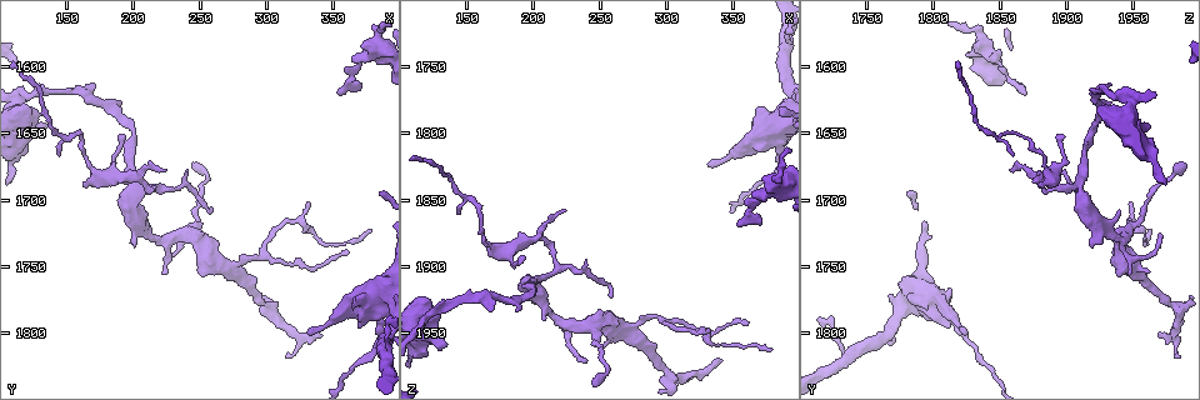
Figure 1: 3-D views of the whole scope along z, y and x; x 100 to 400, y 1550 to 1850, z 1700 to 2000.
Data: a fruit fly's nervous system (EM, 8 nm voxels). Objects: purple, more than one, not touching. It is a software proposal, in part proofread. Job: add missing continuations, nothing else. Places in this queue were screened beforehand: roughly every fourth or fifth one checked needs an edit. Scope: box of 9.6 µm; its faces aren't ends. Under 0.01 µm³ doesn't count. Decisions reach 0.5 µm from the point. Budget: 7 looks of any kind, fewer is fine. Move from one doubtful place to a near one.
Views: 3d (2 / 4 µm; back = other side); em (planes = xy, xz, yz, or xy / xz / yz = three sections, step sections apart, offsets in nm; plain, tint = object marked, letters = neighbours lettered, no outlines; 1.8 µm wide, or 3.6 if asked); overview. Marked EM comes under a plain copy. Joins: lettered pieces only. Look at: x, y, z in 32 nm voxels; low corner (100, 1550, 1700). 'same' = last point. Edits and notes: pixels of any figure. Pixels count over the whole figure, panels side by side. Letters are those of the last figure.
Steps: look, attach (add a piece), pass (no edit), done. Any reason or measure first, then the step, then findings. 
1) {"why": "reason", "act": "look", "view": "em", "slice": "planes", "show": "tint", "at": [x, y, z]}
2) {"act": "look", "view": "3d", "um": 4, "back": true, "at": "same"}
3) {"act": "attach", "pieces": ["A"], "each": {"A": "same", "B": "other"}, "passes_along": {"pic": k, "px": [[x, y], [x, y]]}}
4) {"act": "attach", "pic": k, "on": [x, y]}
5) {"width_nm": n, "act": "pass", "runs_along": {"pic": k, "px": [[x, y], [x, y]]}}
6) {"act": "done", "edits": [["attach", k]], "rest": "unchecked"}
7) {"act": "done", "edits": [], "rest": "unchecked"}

{"why": "thin end", "act": "look", "view": "em", "slice": "xz", "step": 4, "show": "letters", "at": [358, 1620, 1868]}

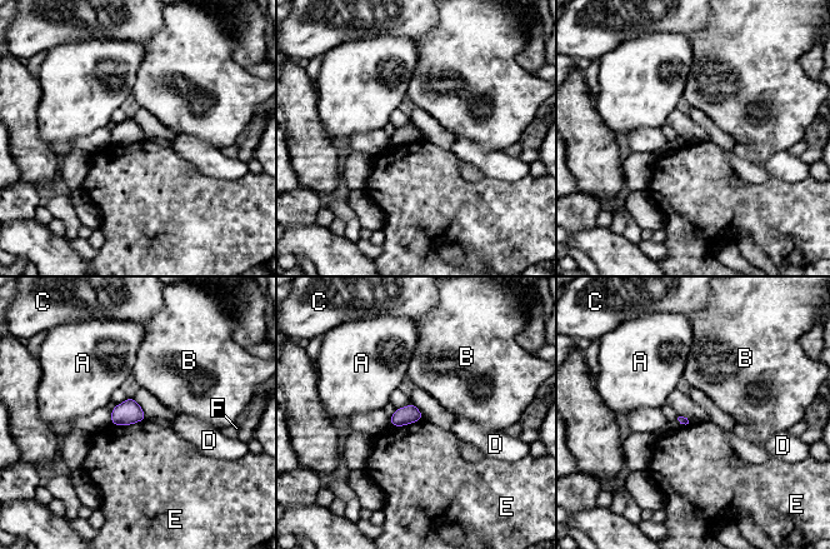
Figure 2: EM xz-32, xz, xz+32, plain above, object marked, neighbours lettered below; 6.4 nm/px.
{"why": "another direction", "act": "look", "view": "em", "slice": "planes", "show": "letters", "at": "same"}

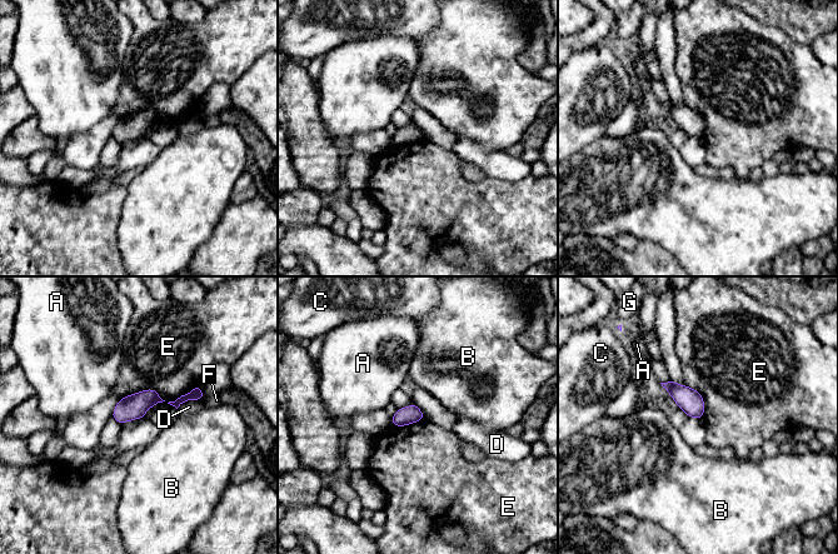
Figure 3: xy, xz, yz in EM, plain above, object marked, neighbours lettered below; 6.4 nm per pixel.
{"act": "pass", "each": {"A": "other", "B": "other", "C": "other", "D": "other", "E": "other", "F": "other", "G": "other"}, "border": {"pic": 3, "px": [[123, 397], [154, 389], [165, 400]]}, "found": "none of them fits"}

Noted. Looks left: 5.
{"why": "free end", "act": "look", "view": "3d", "um": 4, "at": [332, 1800, 1826]}

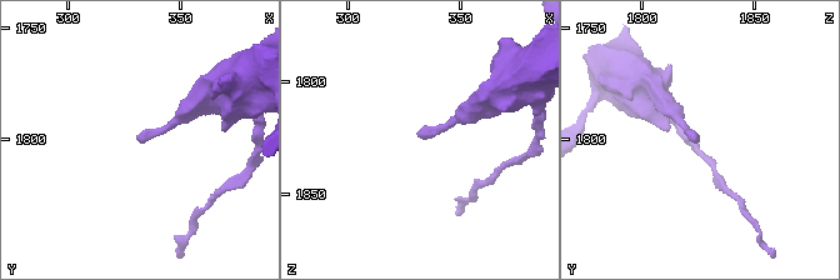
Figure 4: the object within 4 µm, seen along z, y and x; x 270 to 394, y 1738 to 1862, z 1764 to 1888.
{"why": "now the EM", "act": "look", "view": "em", "um": 3.6, "slice": "xy", "step": 4, "show": "letters", "at": [333, 1801, 1823]}

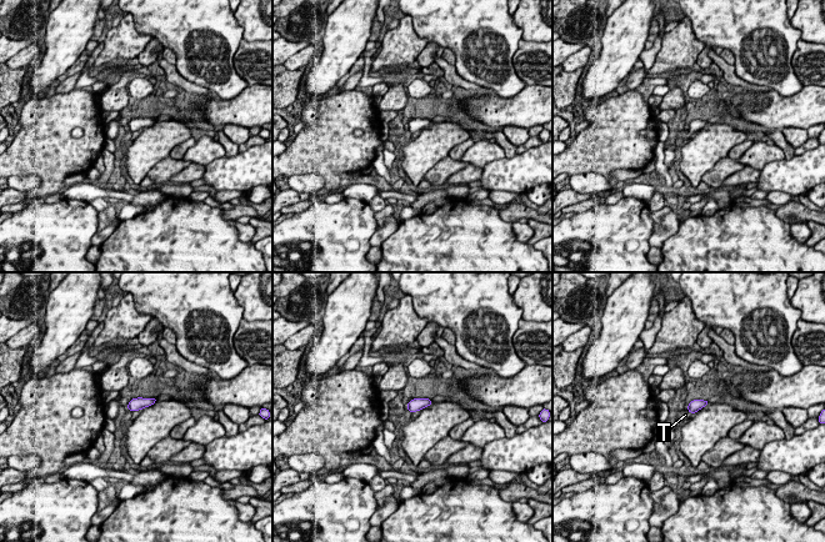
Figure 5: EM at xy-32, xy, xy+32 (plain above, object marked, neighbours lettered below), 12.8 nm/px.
{"longest_contact_nm": ["T", 100], "act": "attach", "pieces": ["T"], "each": {"T": "same"}, "found": "the neuron continues"}

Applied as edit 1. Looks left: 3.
{"why": "see it whole again", "act": "look", "view": "overview"}

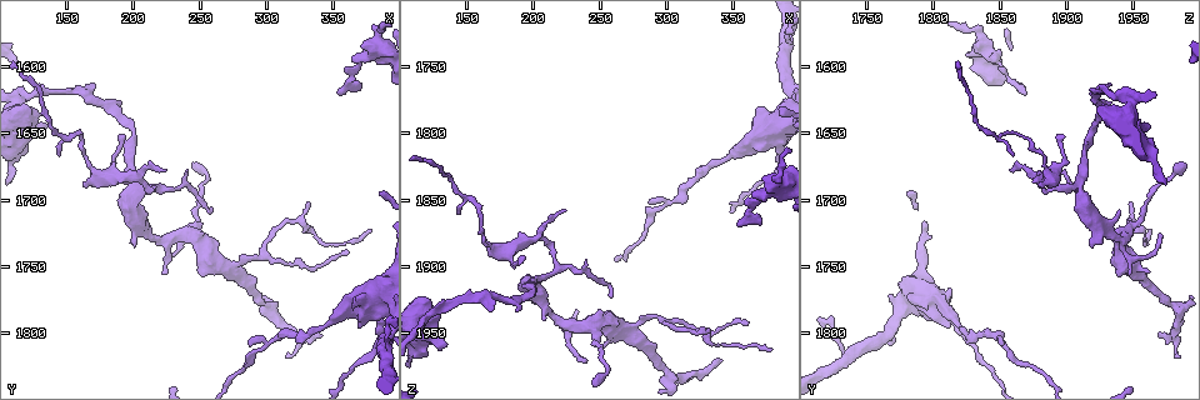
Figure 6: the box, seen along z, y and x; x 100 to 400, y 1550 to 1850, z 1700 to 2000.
{"why": "branch stops here", "act": "look", "view": "em", "slice": "planes", "show": "letters", "at": [364, 1738, 1940]}

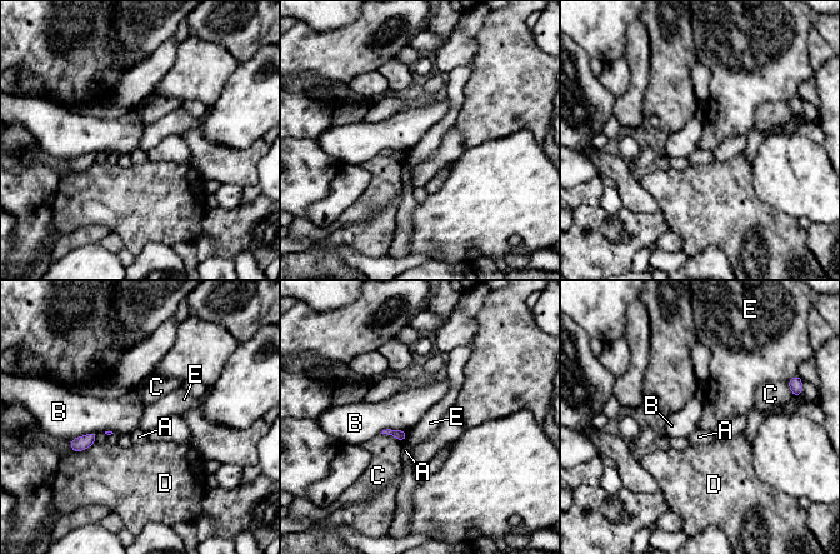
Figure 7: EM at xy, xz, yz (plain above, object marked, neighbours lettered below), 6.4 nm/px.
{"longest_contact_nm": ["B", 200], "act": "pass", "each": {"A": "other", "B": "other", "C": "other", "D": "other", "E": "other"}, "border": {"pic": 7, "px": [[96, 432], [68, 439]]}, "found": "no lettered piece goes on from it"}

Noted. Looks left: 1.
{"act": "done", "edits": [["attach", 5]], "rest": "unchecked"}

